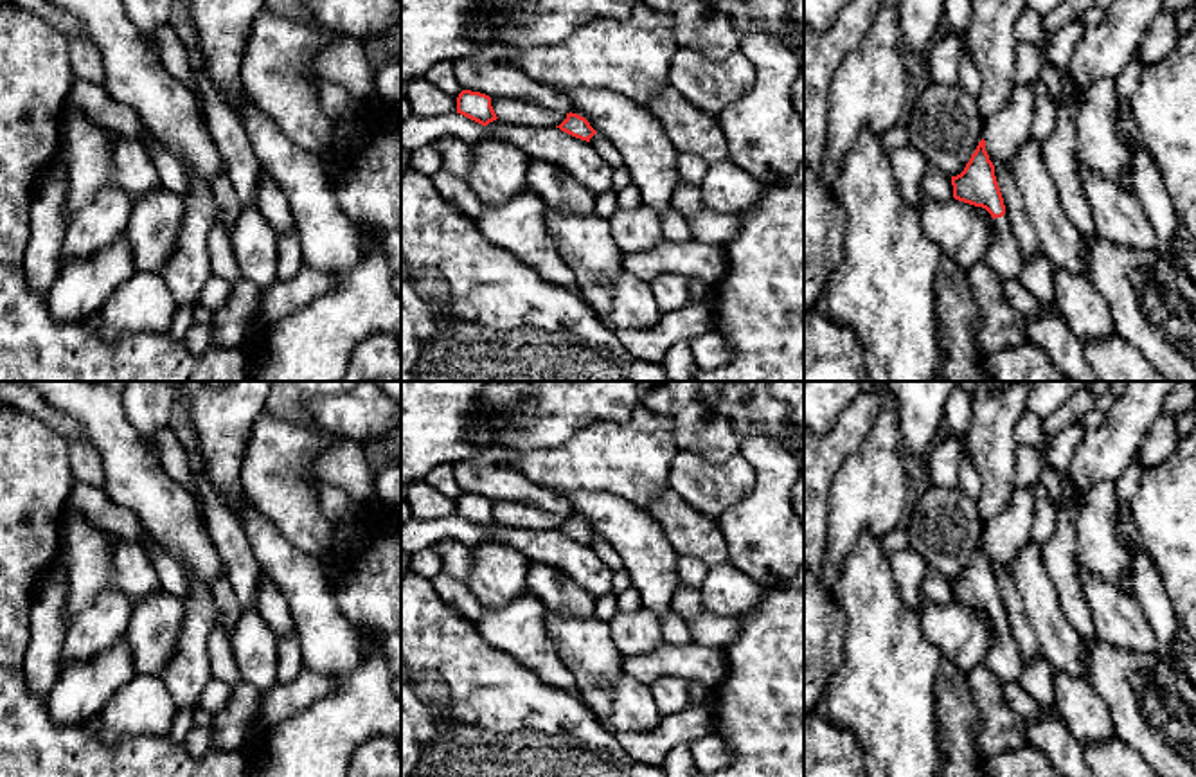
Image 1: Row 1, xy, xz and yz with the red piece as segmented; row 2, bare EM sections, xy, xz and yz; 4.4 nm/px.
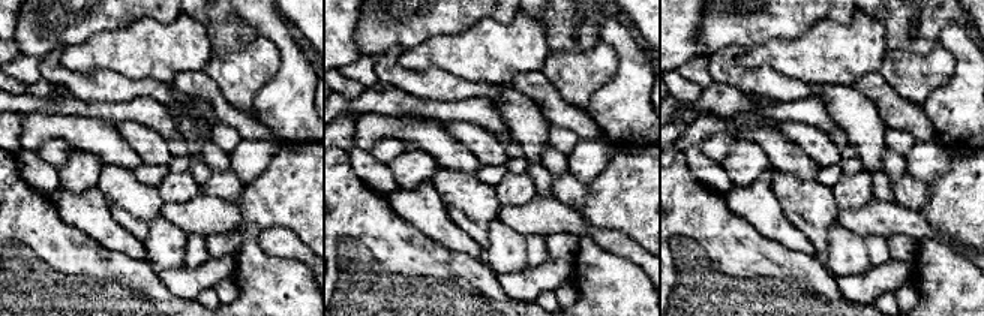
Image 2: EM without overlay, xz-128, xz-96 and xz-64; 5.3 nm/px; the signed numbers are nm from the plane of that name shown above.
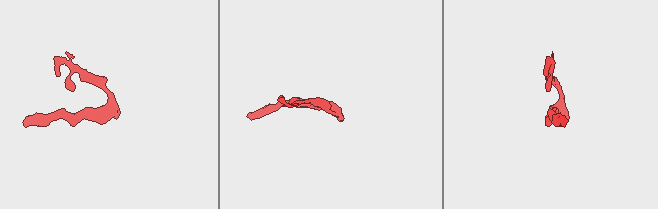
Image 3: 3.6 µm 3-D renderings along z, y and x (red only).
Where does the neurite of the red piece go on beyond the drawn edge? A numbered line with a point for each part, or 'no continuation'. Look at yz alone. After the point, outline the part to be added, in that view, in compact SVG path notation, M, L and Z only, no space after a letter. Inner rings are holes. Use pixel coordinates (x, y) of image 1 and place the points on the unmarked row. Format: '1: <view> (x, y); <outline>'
1: yz (1004, 659); M1005 617L1002 621L995 621L993 626L995 635L986 656L986 665L998 676L1002 683L1020 683L1023 660Z

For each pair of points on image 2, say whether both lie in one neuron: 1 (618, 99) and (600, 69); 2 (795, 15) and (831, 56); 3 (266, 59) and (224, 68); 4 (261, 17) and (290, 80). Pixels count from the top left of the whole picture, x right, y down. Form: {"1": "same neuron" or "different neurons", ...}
{"1": "different neurons", "2": "different neurons", "3": "same neuron", "4": "same neuron"}

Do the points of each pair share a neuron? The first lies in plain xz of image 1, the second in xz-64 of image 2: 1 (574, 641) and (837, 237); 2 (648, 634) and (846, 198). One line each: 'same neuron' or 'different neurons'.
1: different neurons
2: same neuron

